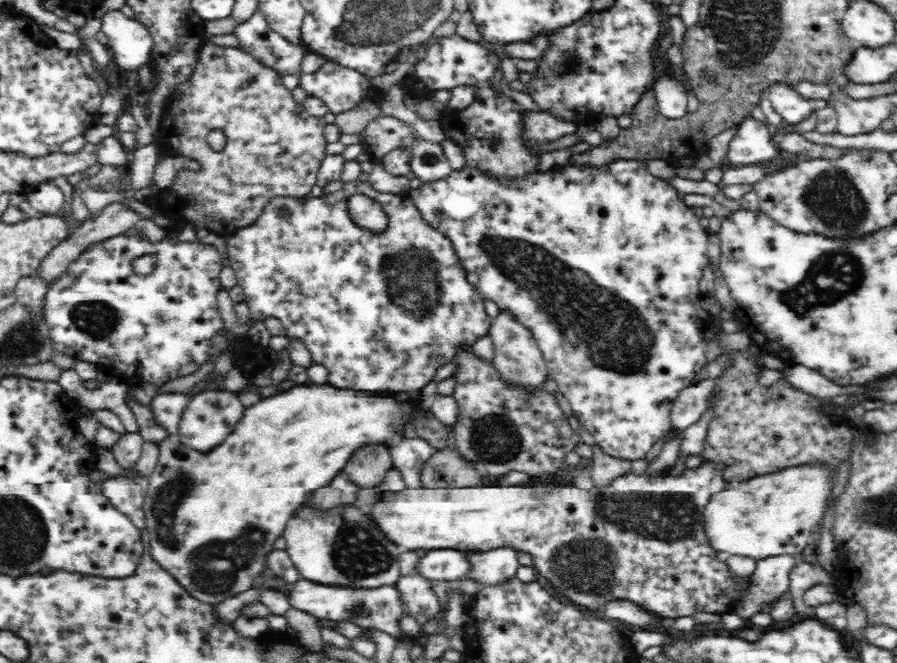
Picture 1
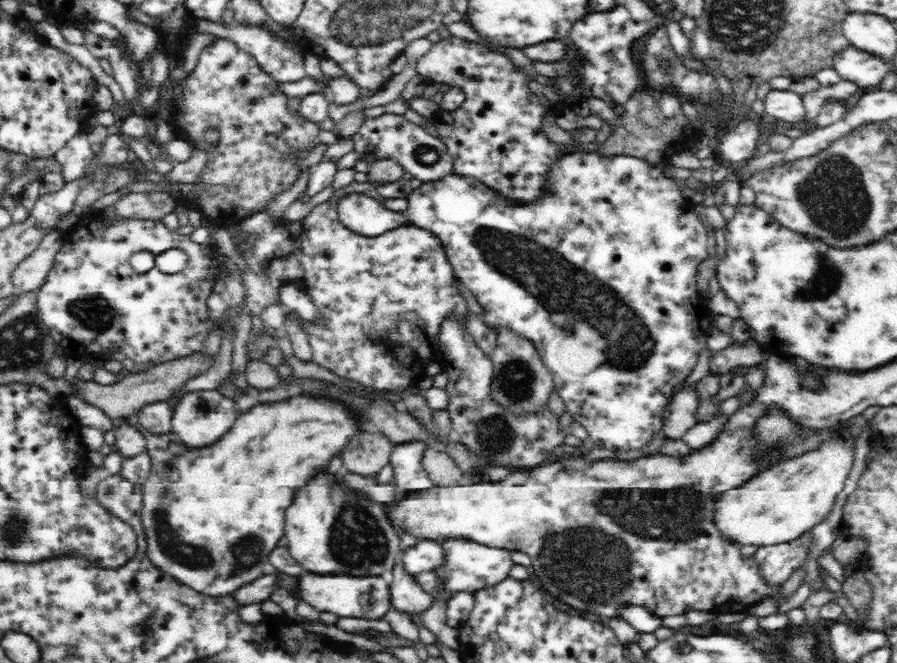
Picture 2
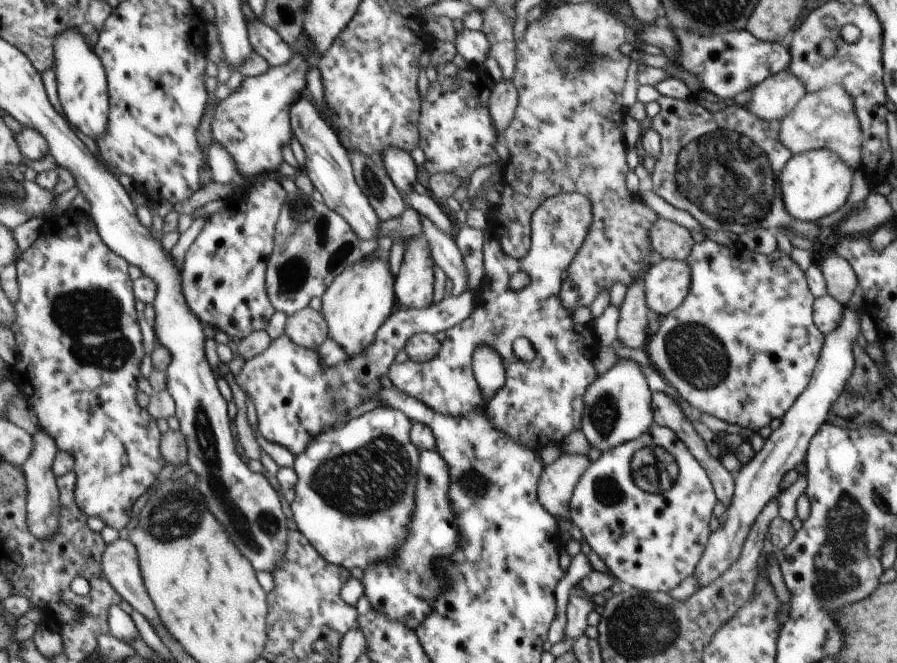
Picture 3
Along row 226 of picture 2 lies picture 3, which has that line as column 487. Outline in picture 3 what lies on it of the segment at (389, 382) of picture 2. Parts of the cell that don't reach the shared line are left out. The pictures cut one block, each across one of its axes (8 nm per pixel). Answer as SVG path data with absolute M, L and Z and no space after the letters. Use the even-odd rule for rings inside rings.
M573 191L552 196L534 210L533 218L530 220L530 250L520 259L504 253L499 241L485 232L482 246L484 273L479 289L475 289L473 293L474 310L470 312L467 319L463 319L461 323L445 331L445 339L433 359L422 363L407 359L403 363L392 364L387 371L387 378L394 388L401 393L407 393L410 397L415 397L443 415L464 417L477 410L482 411L493 422L495 429L531 451L541 450L547 442L551 444L561 442L570 432L579 431L585 413L586 388L597 379L597 372L591 364L595 356L595 334L591 334L593 328L589 326L589 362L587 362L587 325L577 324L577 322L571 324L571 311L563 308L558 294L562 280L565 278L566 268L570 266L570 262L585 242L592 222L591 201L585 195ZM519 270L525 272L528 281L521 290L514 291L509 288L509 277ZM519 336L529 340L535 353L533 360L527 364L515 358L511 350L511 342ZM483 345L492 348L505 365L505 384L489 398L482 395L471 364L474 350Z

